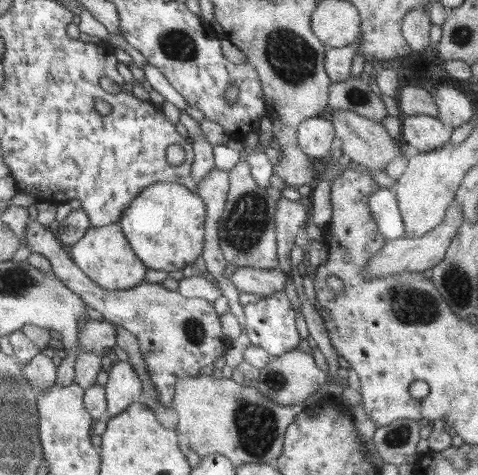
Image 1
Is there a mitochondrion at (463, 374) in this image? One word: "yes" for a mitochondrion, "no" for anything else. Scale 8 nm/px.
no

